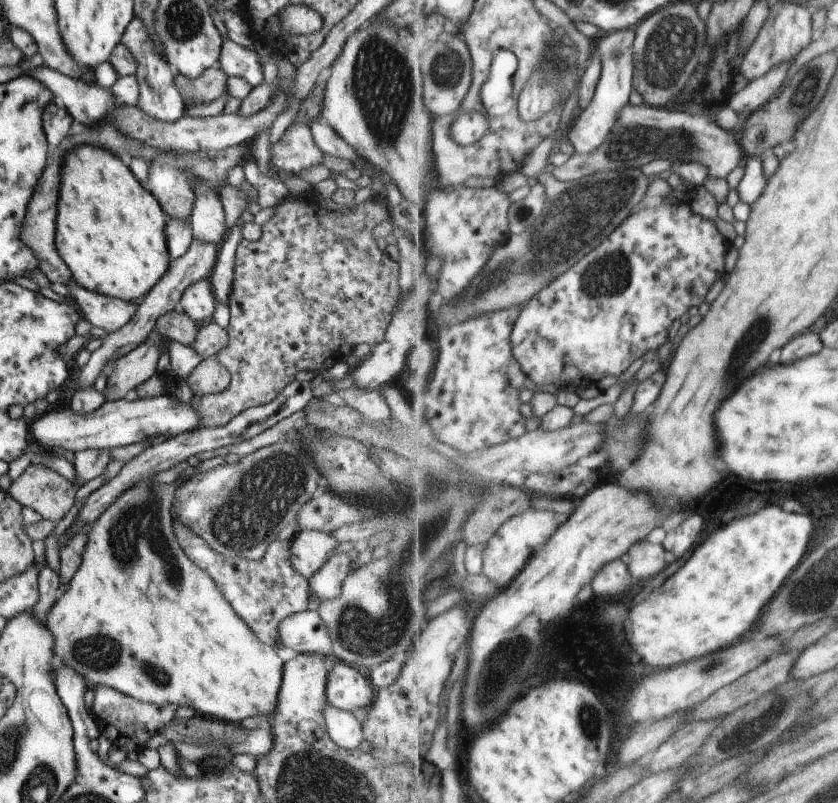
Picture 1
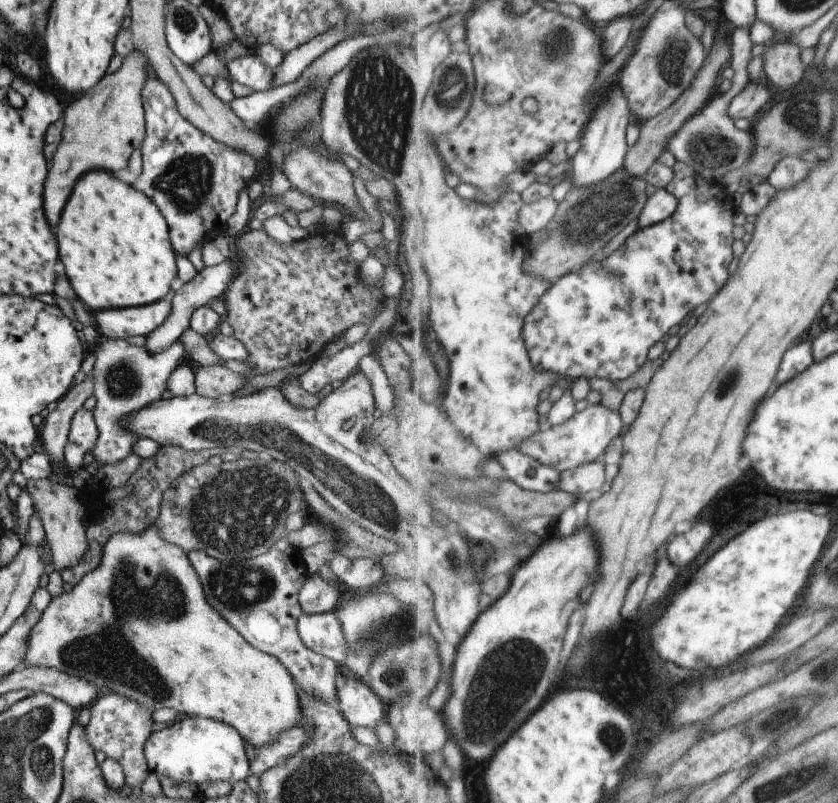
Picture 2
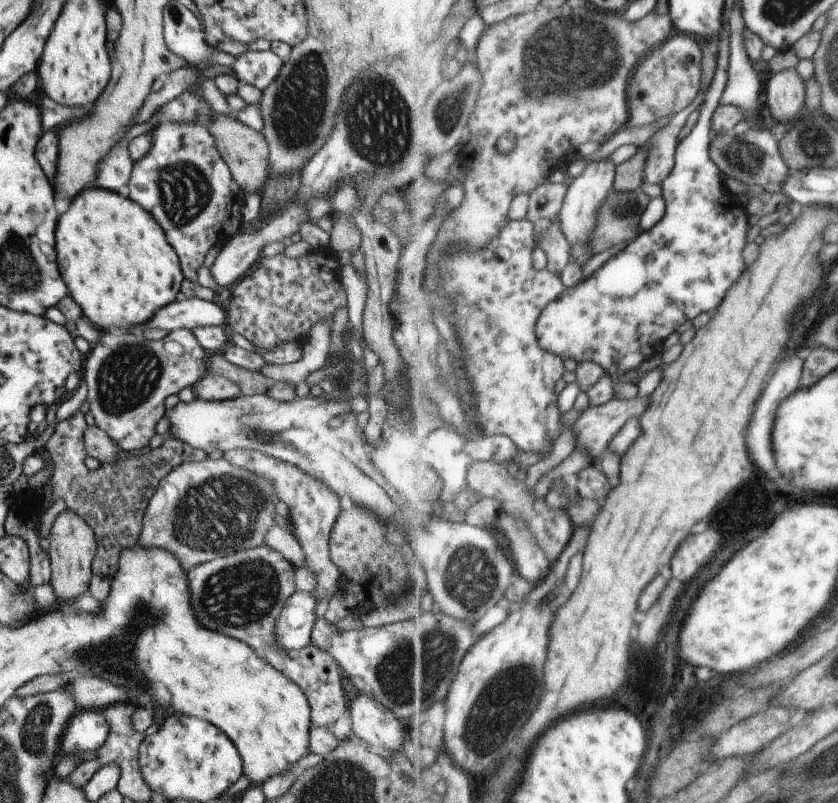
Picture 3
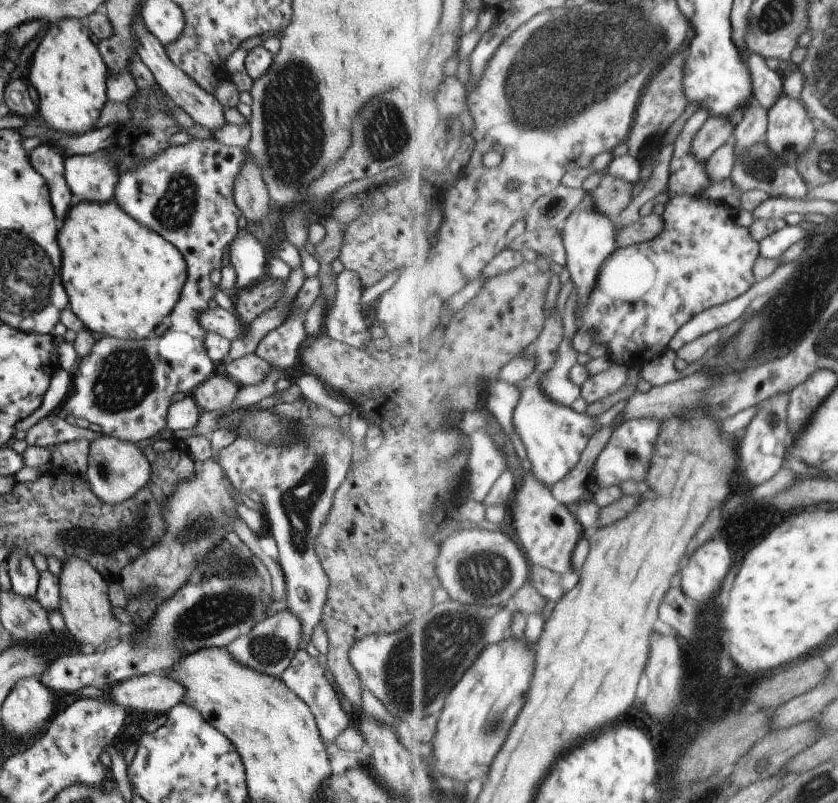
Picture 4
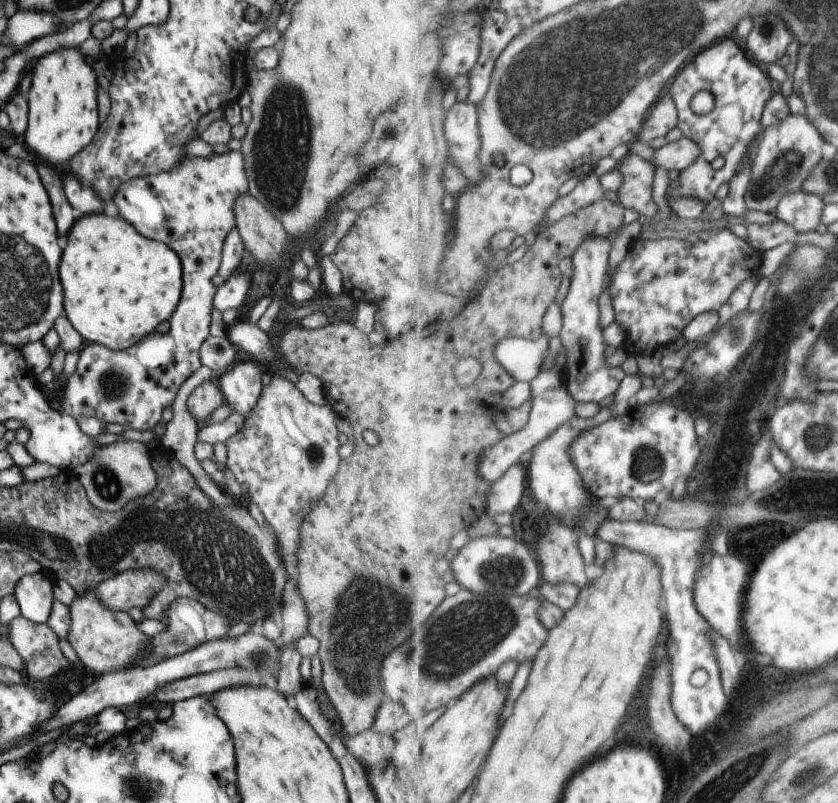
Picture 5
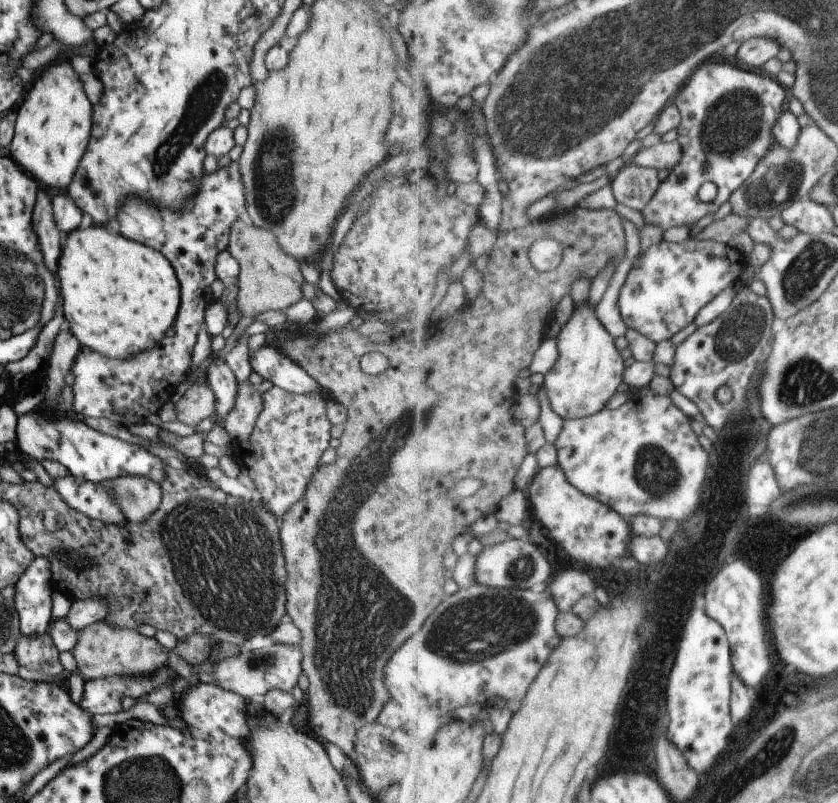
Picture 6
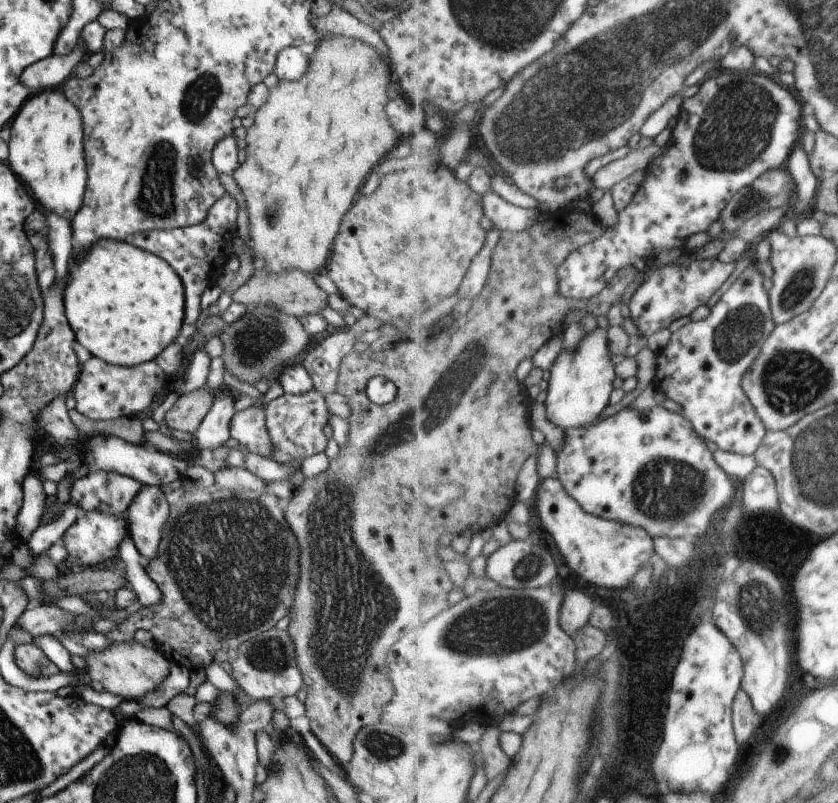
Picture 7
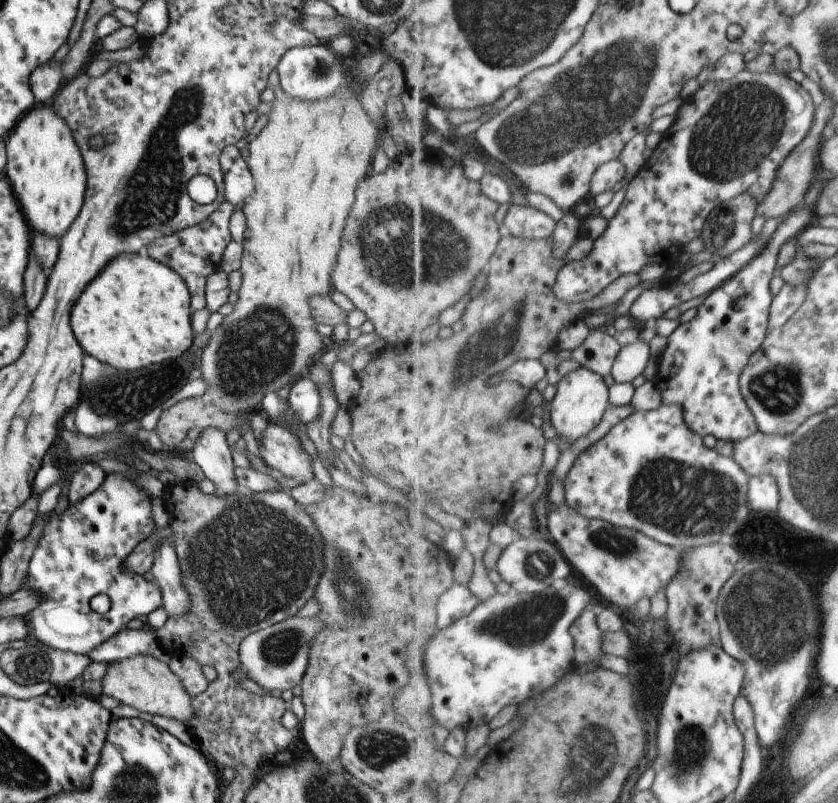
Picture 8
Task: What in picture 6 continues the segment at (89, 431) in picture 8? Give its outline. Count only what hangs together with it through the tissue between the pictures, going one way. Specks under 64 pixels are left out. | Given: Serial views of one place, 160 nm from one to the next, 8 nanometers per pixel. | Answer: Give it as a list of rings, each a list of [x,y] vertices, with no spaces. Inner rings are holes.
[[[231,161],[228,166],[217,167],[213,172],[203,172],[198,189],[191,193],[178,209],[154,205],[135,196],[127,196],[120,204],[115,216],[119,220],[119,234],[129,240],[135,238],[135,242],[150,246],[161,253],[173,267],[180,288],[180,301],[172,324],[172,336],[163,337],[153,346],[126,359],[103,357],[97,351],[87,348],[81,348],[75,355],[70,372],[73,375],[72,406],[76,417],[107,418],[125,427],[133,423],[143,423],[149,414],[157,414],[161,406],[171,399],[174,388],[188,373],[195,336],[203,326],[204,310],[212,298],[209,285],[215,280],[214,262],[217,253],[228,245],[230,224],[235,218],[244,216],[245,197],[238,164]]]

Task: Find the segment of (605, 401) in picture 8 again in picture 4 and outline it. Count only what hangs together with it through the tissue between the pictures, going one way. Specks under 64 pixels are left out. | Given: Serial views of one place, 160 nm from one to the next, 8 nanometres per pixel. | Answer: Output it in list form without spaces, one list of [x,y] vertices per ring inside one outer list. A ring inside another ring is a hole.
[[[592,191],[587,192],[579,206],[574,208],[574,211],[566,218],[560,234],[566,251],[566,267],[570,272],[573,290],[577,292],[574,316],[578,320],[580,314],[584,313],[586,309],[593,289],[596,288],[597,279],[604,262],[618,249],[615,246],[616,230],[612,218],[596,209]],[[612,364],[606,371],[588,376],[581,384],[581,396],[588,400],[588,404],[593,404],[597,400],[607,398],[609,394],[615,394],[627,380],[627,370],[629,368],[623,364]]]

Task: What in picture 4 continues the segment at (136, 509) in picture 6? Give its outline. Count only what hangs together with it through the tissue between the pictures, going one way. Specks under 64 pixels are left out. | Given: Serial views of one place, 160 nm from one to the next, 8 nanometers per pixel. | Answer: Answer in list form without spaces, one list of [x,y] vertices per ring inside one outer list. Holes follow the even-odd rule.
[[[99,436],[88,445],[85,478],[90,489],[100,501],[114,505],[133,496],[142,486],[147,484],[151,467],[137,446],[130,442],[121,442],[110,436]]]

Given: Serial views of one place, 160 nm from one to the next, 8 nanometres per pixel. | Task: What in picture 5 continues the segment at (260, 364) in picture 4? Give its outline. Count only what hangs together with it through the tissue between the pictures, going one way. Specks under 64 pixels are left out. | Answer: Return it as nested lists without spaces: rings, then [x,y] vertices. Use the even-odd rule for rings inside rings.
[[[252,359],[235,361],[215,380],[222,392],[224,403],[233,408],[233,413],[244,414],[253,408],[260,390],[262,368]]]

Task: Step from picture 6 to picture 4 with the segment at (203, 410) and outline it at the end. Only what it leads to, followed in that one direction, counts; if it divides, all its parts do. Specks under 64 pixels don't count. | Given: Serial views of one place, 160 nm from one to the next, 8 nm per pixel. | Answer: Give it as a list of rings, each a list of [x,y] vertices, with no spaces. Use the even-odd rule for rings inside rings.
[[[209,375],[189,394],[199,411],[227,409],[235,401],[238,391],[237,384],[229,377]]]

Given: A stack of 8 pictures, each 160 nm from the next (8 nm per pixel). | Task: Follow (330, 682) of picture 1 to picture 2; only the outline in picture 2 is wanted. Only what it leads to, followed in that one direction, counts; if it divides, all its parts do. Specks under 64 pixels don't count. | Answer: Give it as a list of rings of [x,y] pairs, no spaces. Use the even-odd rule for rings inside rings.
[[[355,676],[345,677],[341,688],[336,688],[336,708],[342,714],[343,719],[348,723],[350,728],[370,728],[379,725],[385,721],[385,705],[367,686],[365,679],[356,678]]]

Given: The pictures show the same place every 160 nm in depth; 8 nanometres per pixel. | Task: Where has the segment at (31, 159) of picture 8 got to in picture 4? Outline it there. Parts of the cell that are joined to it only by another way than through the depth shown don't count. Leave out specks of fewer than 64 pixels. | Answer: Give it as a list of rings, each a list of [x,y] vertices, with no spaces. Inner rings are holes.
[[[79,18],[51,24],[39,40],[29,64],[27,80],[39,96],[36,116],[45,120],[47,128],[87,132],[95,124],[106,101],[105,80],[109,75],[96,45],[96,41],[89,40],[89,30],[81,24]]]

